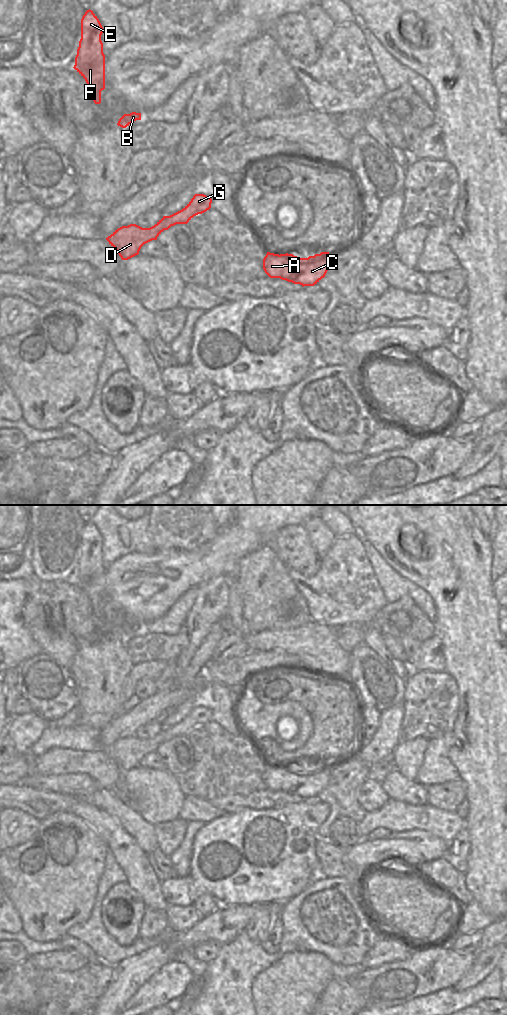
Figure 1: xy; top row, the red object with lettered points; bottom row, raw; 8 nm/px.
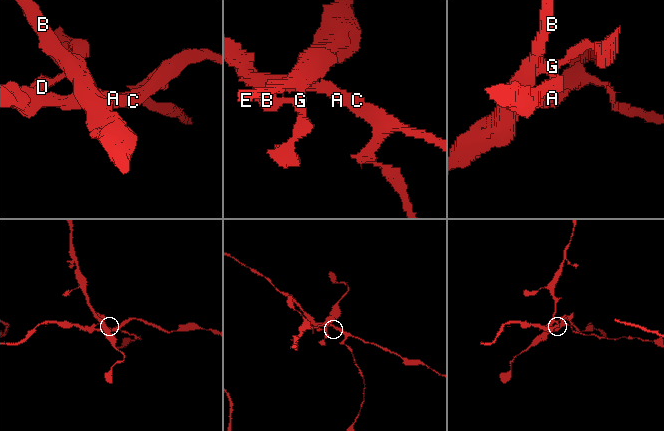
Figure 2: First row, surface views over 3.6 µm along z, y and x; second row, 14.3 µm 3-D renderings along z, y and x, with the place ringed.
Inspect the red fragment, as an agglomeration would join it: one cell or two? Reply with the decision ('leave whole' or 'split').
split

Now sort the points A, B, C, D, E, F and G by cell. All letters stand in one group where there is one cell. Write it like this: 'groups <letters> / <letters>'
groups A C D / B E F G

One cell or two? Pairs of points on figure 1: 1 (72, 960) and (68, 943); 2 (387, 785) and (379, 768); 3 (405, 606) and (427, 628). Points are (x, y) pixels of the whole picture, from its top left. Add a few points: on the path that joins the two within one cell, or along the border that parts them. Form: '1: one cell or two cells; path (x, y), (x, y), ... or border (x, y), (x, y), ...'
1: two cells; border (61, 949), (81, 955), (89, 961)
2: two cells; border (394, 769), (380, 783)
3: one cell; path (410, 611), (422, 623)

